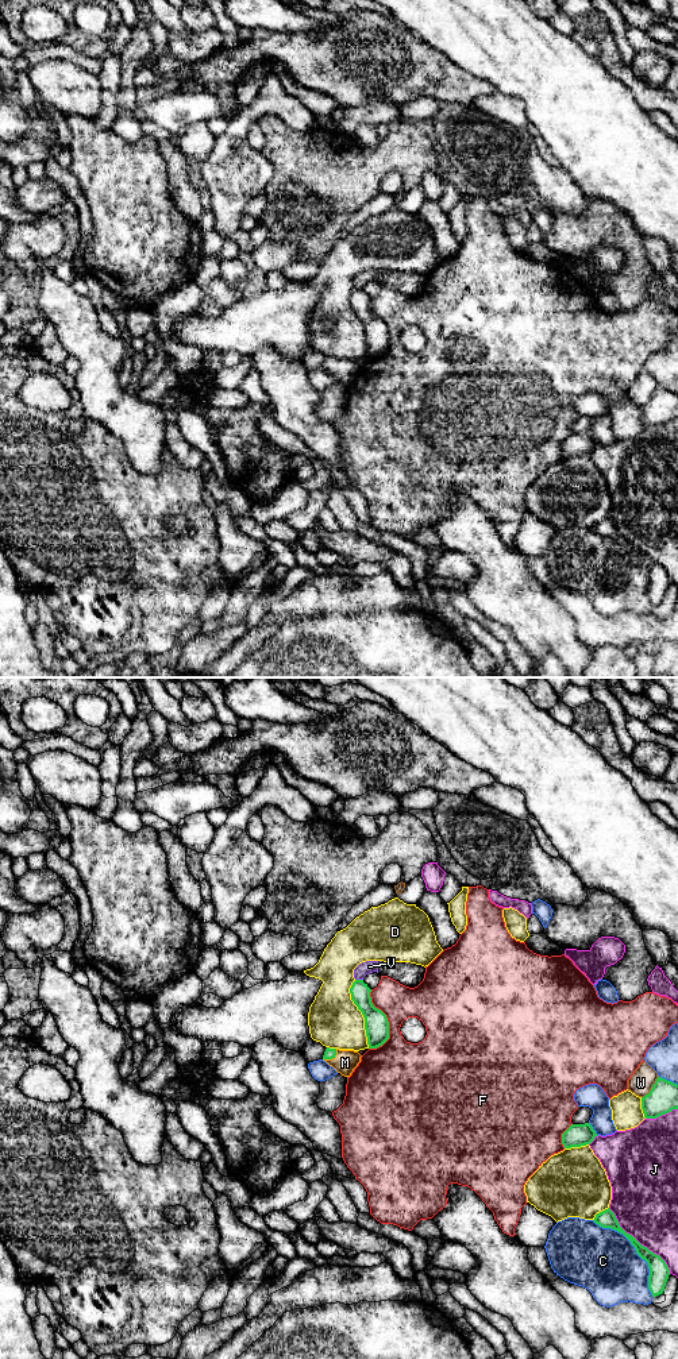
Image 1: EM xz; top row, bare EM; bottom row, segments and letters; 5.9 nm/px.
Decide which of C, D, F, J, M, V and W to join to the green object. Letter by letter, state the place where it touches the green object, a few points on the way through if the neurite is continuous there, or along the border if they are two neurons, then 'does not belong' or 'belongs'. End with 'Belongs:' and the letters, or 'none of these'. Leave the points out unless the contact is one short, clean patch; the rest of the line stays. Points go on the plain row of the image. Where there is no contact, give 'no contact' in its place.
C: xz (635, 558) | does not belong
D: xz (362, 323) | does not belong
F: xz (386, 328) | does not belong
J: xz (638, 551) | does not belong
M: xz (331, 367) | across xz (330, 362), (331, 367), (345, 371) | belongs
V: xz (359, 289) | does not belong
W: xz (651, 397) | does not belong
Belongs: M

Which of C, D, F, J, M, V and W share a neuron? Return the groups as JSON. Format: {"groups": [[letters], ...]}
{"groups": [["C"], ["D"], ["F"], ["J", "V"], ["M"], ["W"]]}

